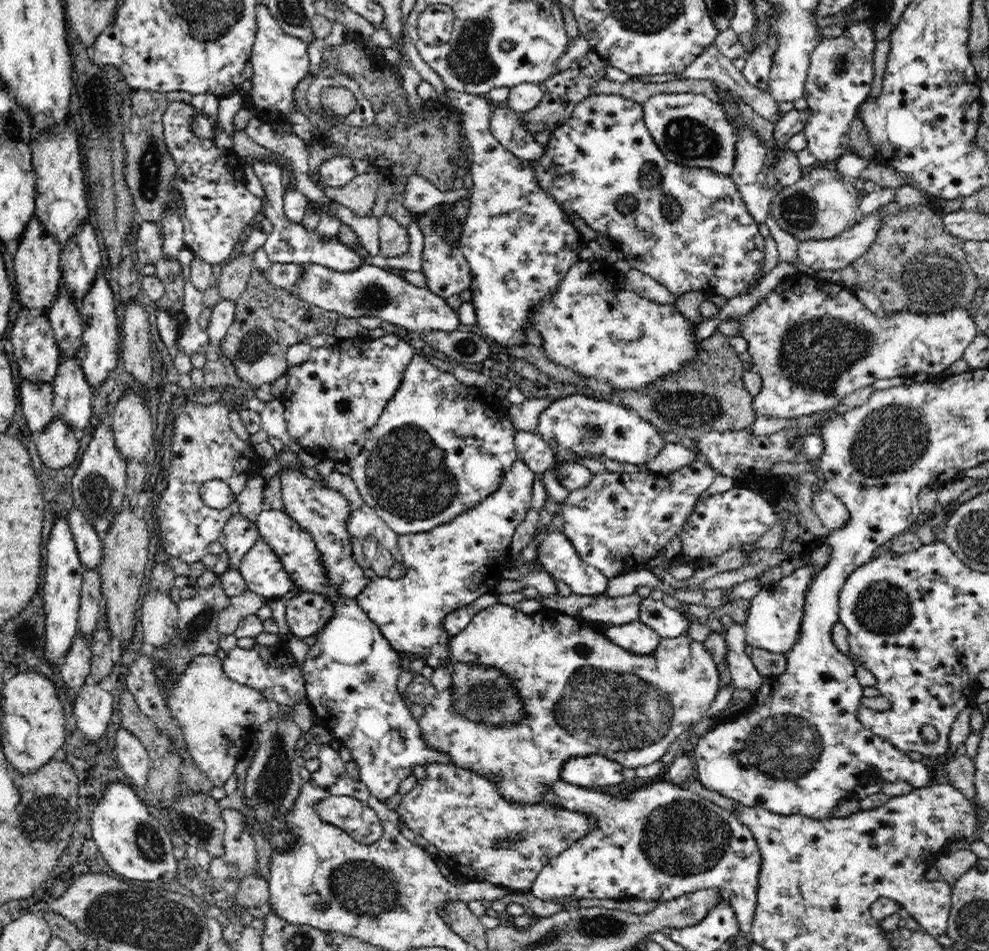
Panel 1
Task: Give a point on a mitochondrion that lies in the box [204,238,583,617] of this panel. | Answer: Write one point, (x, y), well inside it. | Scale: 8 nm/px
(406, 476)

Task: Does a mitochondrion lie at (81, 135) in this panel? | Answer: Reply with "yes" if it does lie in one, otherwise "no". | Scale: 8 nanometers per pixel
no

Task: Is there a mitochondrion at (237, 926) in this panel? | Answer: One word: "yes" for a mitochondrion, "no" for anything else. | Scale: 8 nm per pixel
no

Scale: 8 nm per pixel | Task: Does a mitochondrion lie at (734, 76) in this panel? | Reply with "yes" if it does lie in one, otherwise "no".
no

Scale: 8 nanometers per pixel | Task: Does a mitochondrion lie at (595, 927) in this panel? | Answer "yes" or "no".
yes

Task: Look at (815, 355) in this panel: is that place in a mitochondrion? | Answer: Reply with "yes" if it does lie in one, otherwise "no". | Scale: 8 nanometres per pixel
yes

